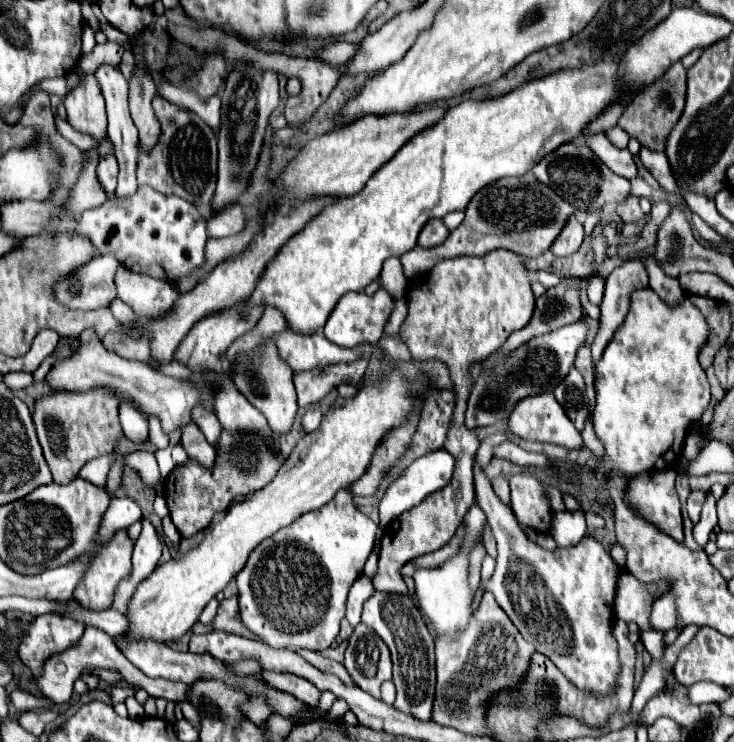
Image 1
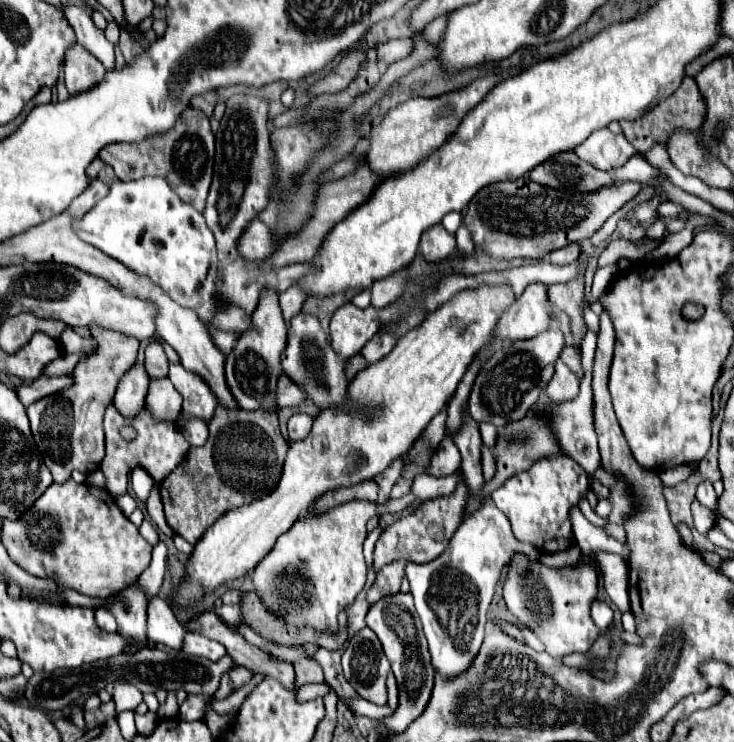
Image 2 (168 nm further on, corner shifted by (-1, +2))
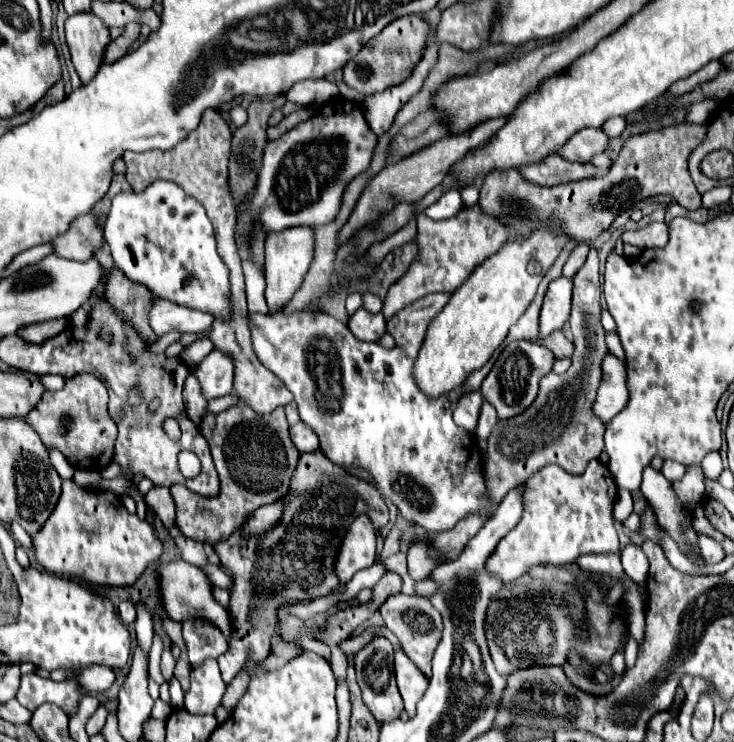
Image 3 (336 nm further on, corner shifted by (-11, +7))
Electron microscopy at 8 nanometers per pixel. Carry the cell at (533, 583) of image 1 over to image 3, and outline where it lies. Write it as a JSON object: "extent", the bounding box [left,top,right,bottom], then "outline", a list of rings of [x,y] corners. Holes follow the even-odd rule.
{"extent":[454,391,482,435],"outline":[[[472,391],[460,397],[460,401],[454,407],[454,421],[456,425],[462,425],[462,429],[468,429],[468,433],[476,435],[478,417],[482,409],[482,395],[480,391]]]}

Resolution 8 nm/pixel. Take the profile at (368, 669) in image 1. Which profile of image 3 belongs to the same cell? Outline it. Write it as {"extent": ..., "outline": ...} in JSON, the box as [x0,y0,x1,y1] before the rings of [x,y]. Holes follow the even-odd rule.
{"extent":[356,637,404,721],"outline":[[[374,637],[368,645],[364,645],[358,653],[356,653],[356,677],[358,677],[358,685],[362,689],[362,697],[366,707],[370,709],[370,713],[380,721],[392,721],[400,715],[400,711],[404,709],[402,705],[402,697],[396,689],[396,677],[394,677],[394,647],[386,637]]]}

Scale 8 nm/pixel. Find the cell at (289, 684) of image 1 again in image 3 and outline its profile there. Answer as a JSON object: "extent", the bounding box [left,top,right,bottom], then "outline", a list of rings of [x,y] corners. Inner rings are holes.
{"extent":[160,561,232,637],"outline":[[[172,561],[160,565],[160,589],[162,589],[162,599],[164,599],[164,609],[168,617],[174,621],[186,621],[188,617],[204,617],[206,621],[214,621],[218,629],[222,629],[224,637],[232,637],[232,619],[228,617],[228,609],[222,607],[212,593],[212,583],[204,575],[204,571],[196,565],[190,565],[186,561]]]}

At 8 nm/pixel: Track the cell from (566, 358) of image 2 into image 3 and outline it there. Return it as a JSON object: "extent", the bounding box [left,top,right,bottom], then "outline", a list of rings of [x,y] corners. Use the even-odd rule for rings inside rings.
{"extent":[538,331,574,359],"outline":[[[556,331],[556,333],[552,333],[550,337],[546,337],[544,341],[542,339],[538,339],[540,343],[544,343],[546,347],[550,345],[552,347],[552,351],[554,351],[554,355],[556,355],[556,359],[560,359],[560,357],[570,357],[572,355],[572,349],[574,349],[574,345],[564,337],[564,333],[562,331]]]}

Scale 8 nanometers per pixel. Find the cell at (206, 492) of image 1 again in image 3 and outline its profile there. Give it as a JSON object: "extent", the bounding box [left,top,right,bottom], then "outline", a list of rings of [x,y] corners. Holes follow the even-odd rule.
{"extent":[170,405,300,545],"outline":[[[234,405],[222,413],[208,413],[200,423],[200,431],[210,443],[214,465],[220,477],[220,493],[216,499],[208,499],[182,485],[170,487],[170,493],[176,503],[176,525],[184,537],[216,545],[216,541],[230,537],[248,513],[260,505],[268,505],[284,497],[288,491],[288,481],[296,471],[300,451],[288,437],[284,407],[262,417],[252,413],[248,407]],[[254,435],[258,435],[258,441],[252,441]]]}

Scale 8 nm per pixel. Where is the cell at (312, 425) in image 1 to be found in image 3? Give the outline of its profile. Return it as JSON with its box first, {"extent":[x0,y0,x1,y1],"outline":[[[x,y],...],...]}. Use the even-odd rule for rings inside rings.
{"extent":[290,421,318,453],"outline":[[[298,421],[294,427],[290,427],[290,437],[294,441],[294,445],[298,447],[300,453],[304,451],[316,451],[318,449],[318,437],[316,433],[312,433],[308,429],[308,425],[304,425],[302,421]]]}

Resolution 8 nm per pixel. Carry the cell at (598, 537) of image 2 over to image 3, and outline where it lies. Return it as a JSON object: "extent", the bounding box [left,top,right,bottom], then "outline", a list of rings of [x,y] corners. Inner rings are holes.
{"extent":[622,543,648,583],"outline":[[[628,543],[622,549],[622,567],[628,573],[628,577],[636,583],[646,581],[648,575],[648,557],[644,555],[642,547],[636,543]]]}

